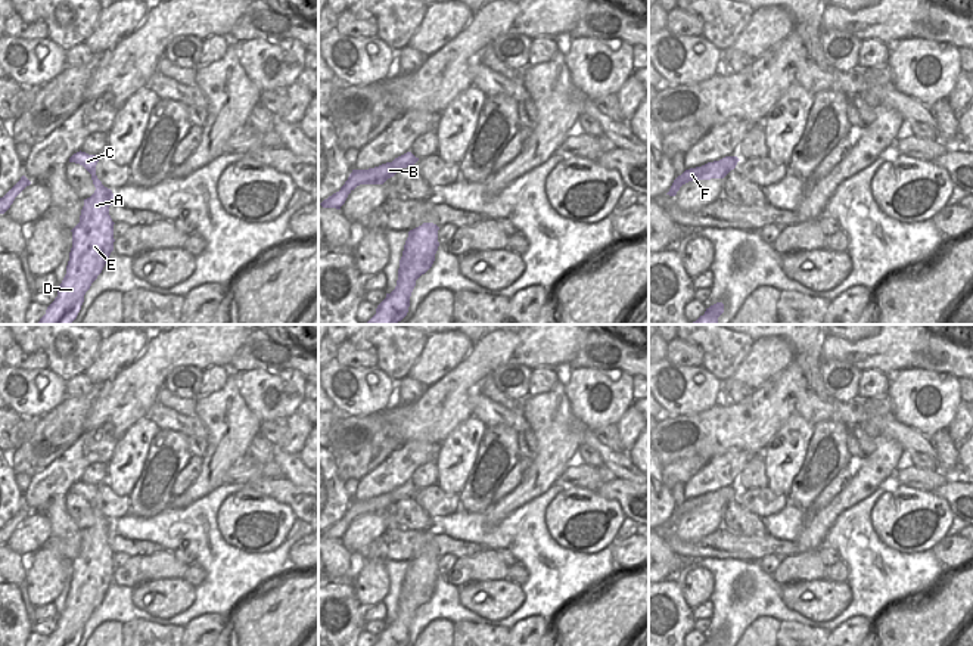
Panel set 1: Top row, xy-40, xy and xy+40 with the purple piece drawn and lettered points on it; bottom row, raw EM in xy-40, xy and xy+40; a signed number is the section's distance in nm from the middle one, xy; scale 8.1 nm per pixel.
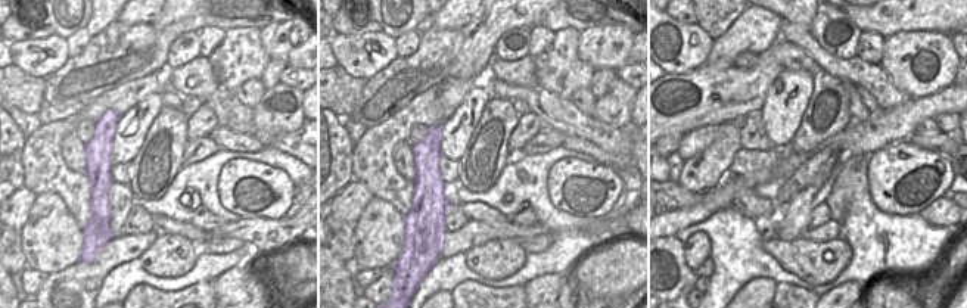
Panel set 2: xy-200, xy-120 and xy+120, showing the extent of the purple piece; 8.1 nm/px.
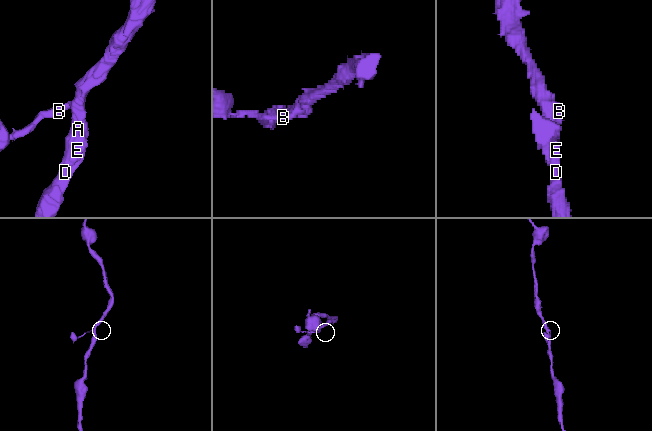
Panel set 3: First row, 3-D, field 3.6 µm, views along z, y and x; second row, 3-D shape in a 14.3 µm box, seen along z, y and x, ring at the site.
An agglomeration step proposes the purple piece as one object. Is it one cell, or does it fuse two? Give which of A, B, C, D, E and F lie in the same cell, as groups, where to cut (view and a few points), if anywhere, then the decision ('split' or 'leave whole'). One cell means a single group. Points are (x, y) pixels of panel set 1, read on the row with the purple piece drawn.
groups A B C D E F; cut none; leave whole

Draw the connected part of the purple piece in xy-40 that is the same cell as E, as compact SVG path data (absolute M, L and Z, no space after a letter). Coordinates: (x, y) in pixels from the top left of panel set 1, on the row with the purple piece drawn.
M80 150L69 158L69 162L83 165L91 174L96 190L84 199L80 223L71 230L72 248L66 274L57 286L57 296L37 324L71 324L81 310L86 292L114 251L115 223L109 215L114 193L96 176L99 155Z

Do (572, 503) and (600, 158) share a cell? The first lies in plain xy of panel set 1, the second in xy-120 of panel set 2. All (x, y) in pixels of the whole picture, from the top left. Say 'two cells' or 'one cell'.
two cells

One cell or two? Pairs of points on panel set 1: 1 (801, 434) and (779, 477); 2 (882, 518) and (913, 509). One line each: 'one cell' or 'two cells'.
1: one cell
2: one cell

